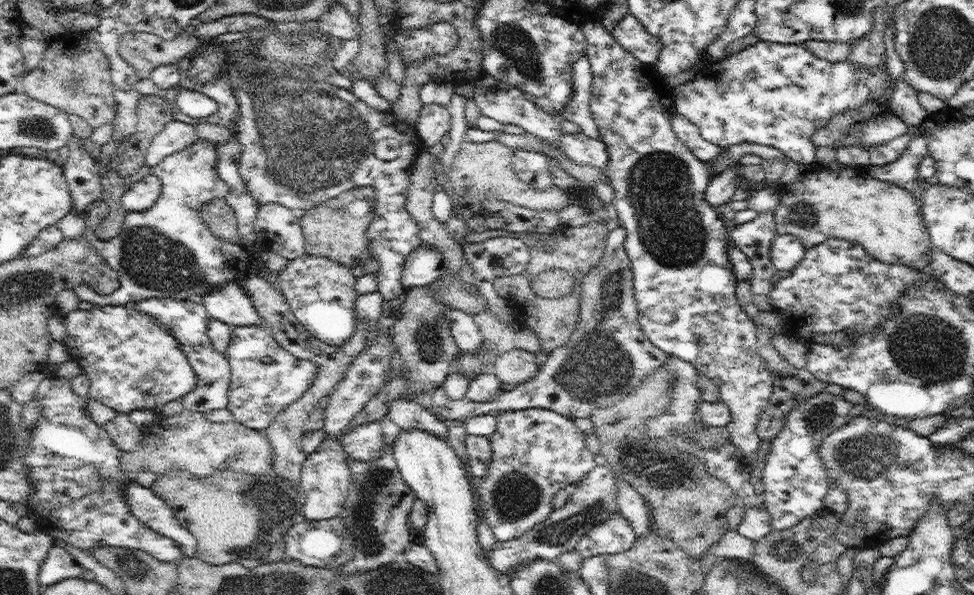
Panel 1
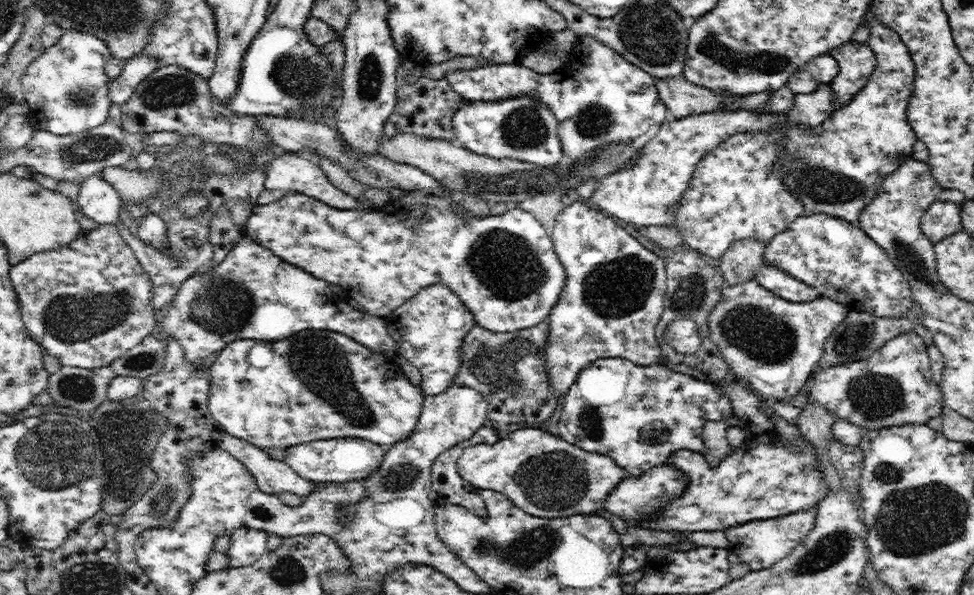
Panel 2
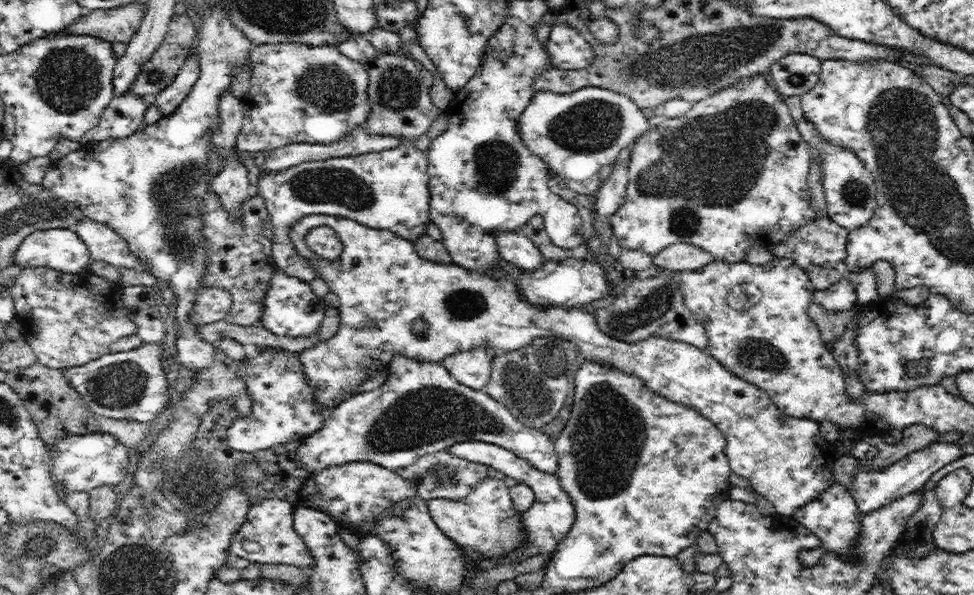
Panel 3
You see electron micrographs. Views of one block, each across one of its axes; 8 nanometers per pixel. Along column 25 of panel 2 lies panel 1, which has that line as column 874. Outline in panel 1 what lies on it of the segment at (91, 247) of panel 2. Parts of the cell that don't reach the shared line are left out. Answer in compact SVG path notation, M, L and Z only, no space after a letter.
M836 239L806 249L804 259L792 271L792 275L781 279L774 286L774 290L770 294L770 304L775 316L782 319L784 334L792 335L798 341L810 344L816 333L858 332L882 325L886 321L886 317L892 317L894 313L898 313L901 308L899 306L901 294L908 287L916 287L922 283L926 287L936 287L937 290L946 289L946 284L942 280L938 280L926 270L912 269L910 266L902 264L883 264L874 261L862 246Z

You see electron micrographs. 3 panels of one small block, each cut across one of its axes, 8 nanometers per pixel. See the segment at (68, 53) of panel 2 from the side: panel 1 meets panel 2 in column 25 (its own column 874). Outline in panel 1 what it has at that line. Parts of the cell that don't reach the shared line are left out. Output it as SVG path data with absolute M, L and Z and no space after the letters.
M759 41L738 53L722 57L722 60L707 63L704 71L700 70L689 82L676 86L672 92L675 112L698 126L702 138L723 151L741 142L766 144L778 148L794 162L809 166L816 160L812 142L814 131L824 127L834 115L848 109L860 109L866 100L880 97L886 87L887 72L880 68L856 70L848 60L828 62L800 44Z

